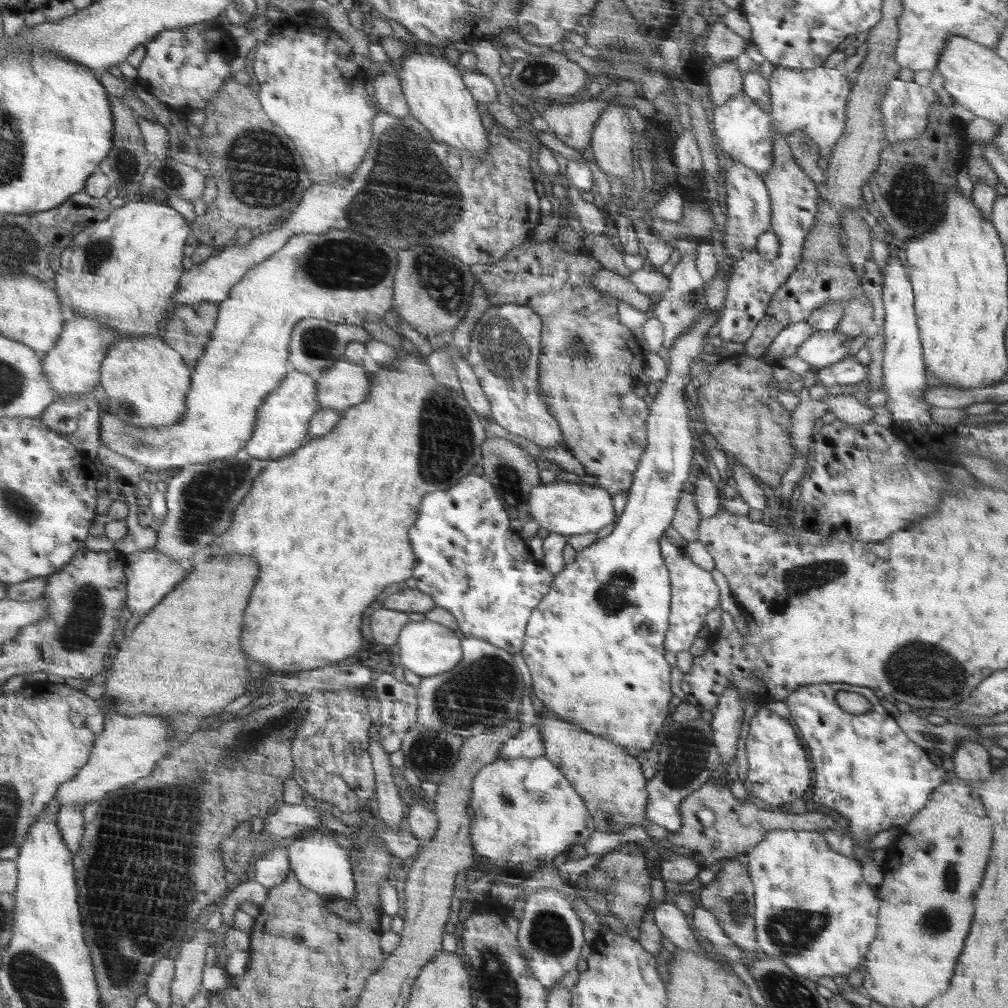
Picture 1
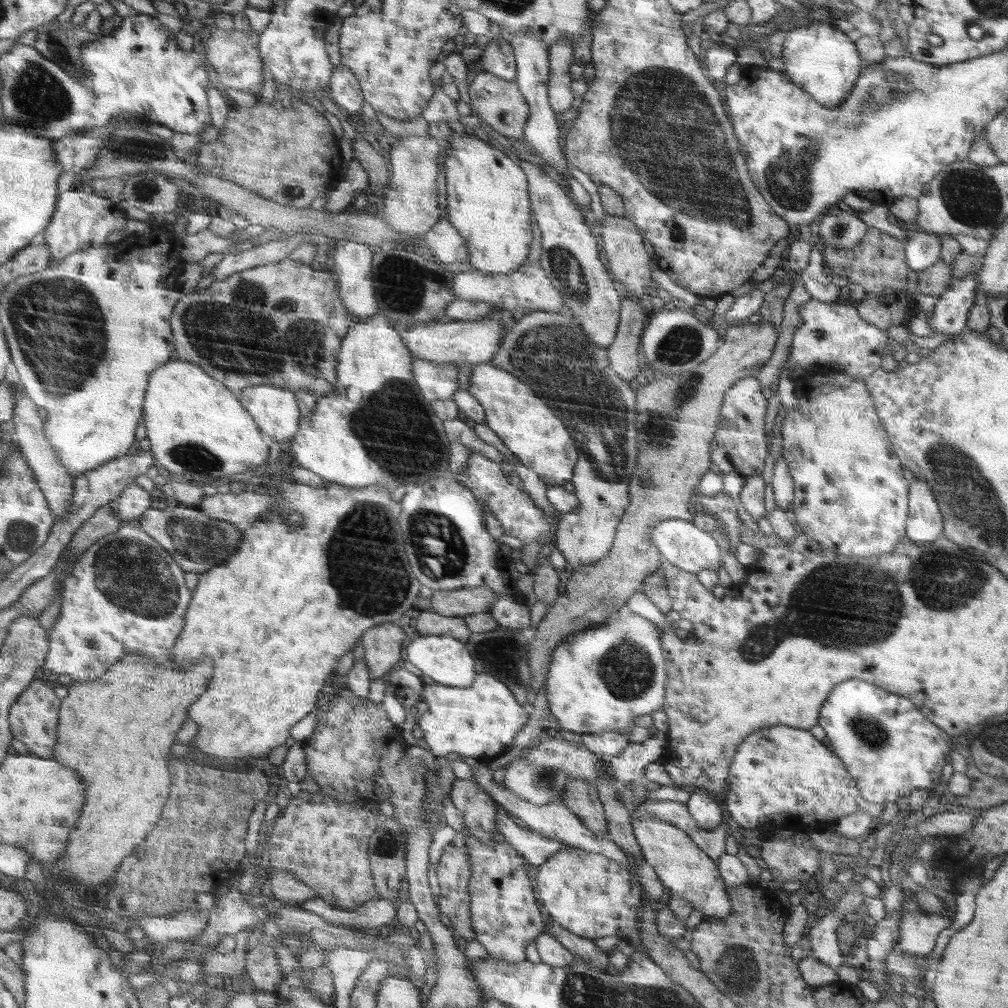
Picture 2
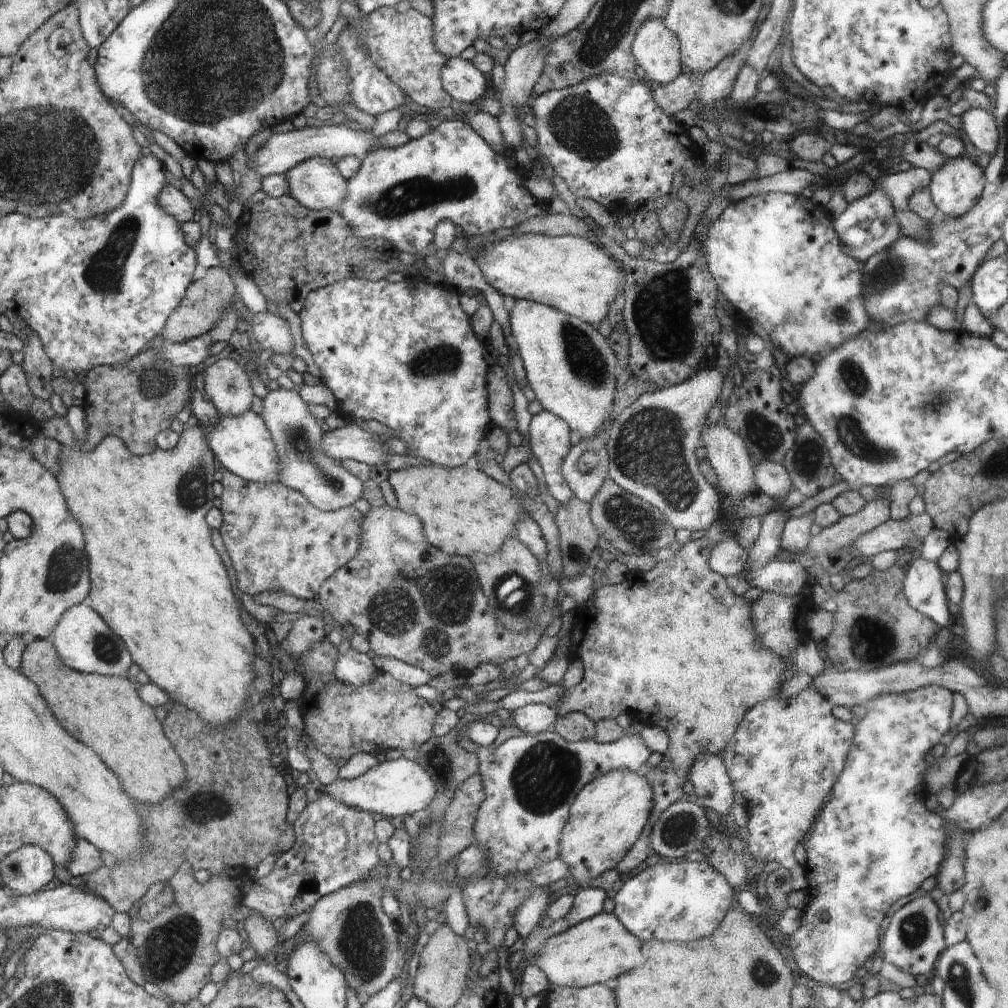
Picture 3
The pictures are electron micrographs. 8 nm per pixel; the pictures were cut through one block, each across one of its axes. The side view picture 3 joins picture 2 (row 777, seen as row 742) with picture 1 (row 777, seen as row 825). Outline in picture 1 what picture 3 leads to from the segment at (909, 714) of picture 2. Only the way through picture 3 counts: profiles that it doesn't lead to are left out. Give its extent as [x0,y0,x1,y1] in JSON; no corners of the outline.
[784,683,946,845]

